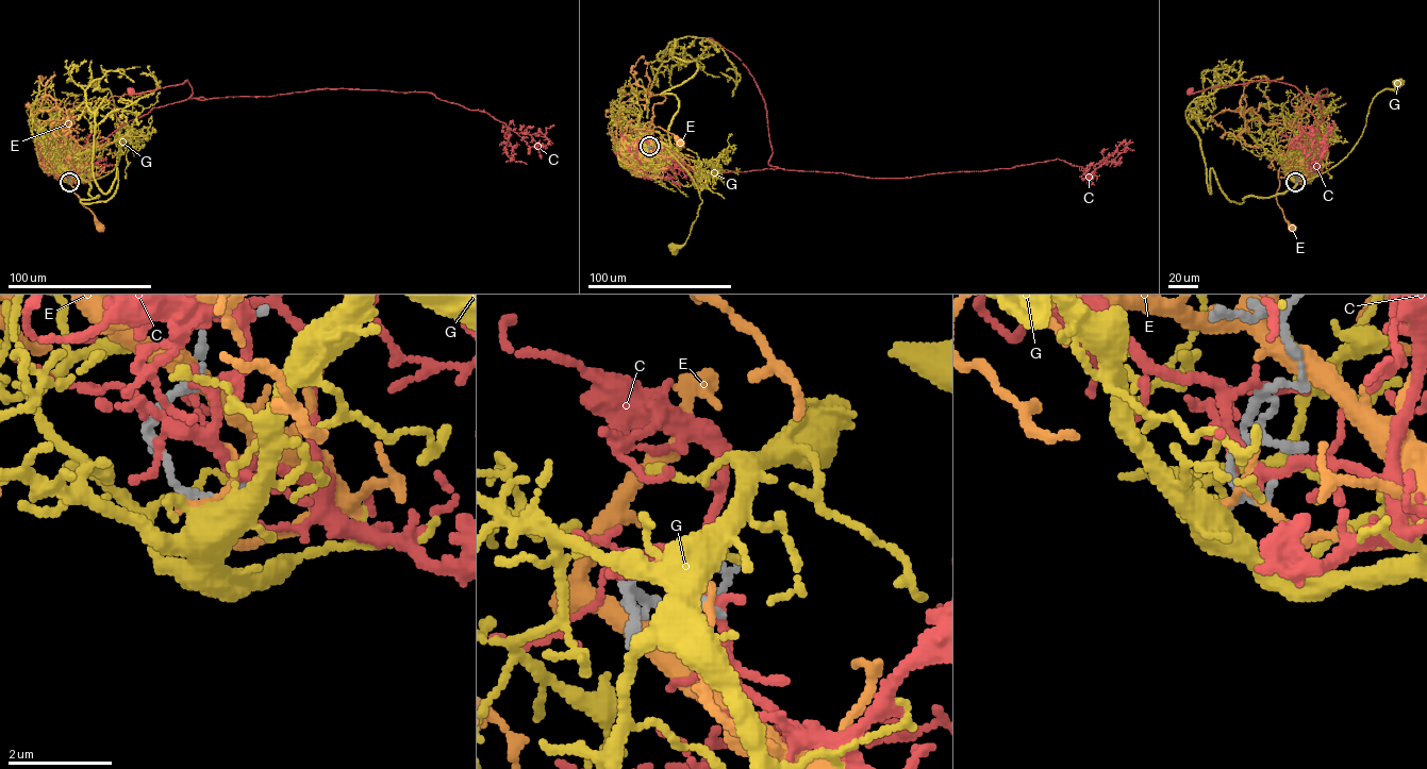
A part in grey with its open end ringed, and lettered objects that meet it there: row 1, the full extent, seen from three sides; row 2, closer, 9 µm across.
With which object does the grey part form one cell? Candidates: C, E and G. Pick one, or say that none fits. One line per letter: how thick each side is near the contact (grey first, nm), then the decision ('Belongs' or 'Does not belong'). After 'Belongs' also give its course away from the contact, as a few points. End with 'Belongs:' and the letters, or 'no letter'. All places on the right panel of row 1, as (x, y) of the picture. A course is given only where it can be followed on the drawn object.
C: Thickness 130 nm (grey) against 240 nm. Does not belong
E: Thickness 120 nm (grey) against 110 nm. Does not belong
G: Thickness 120 nm (grey) against 400 nm. Belongs. Its course: (1295, 182), (1291, 176), (1297, 180), (1312, 179), (1343, 160), (1361, 135), (1373, 99), (1393, 89), (1397, 82)
Belongs: G

